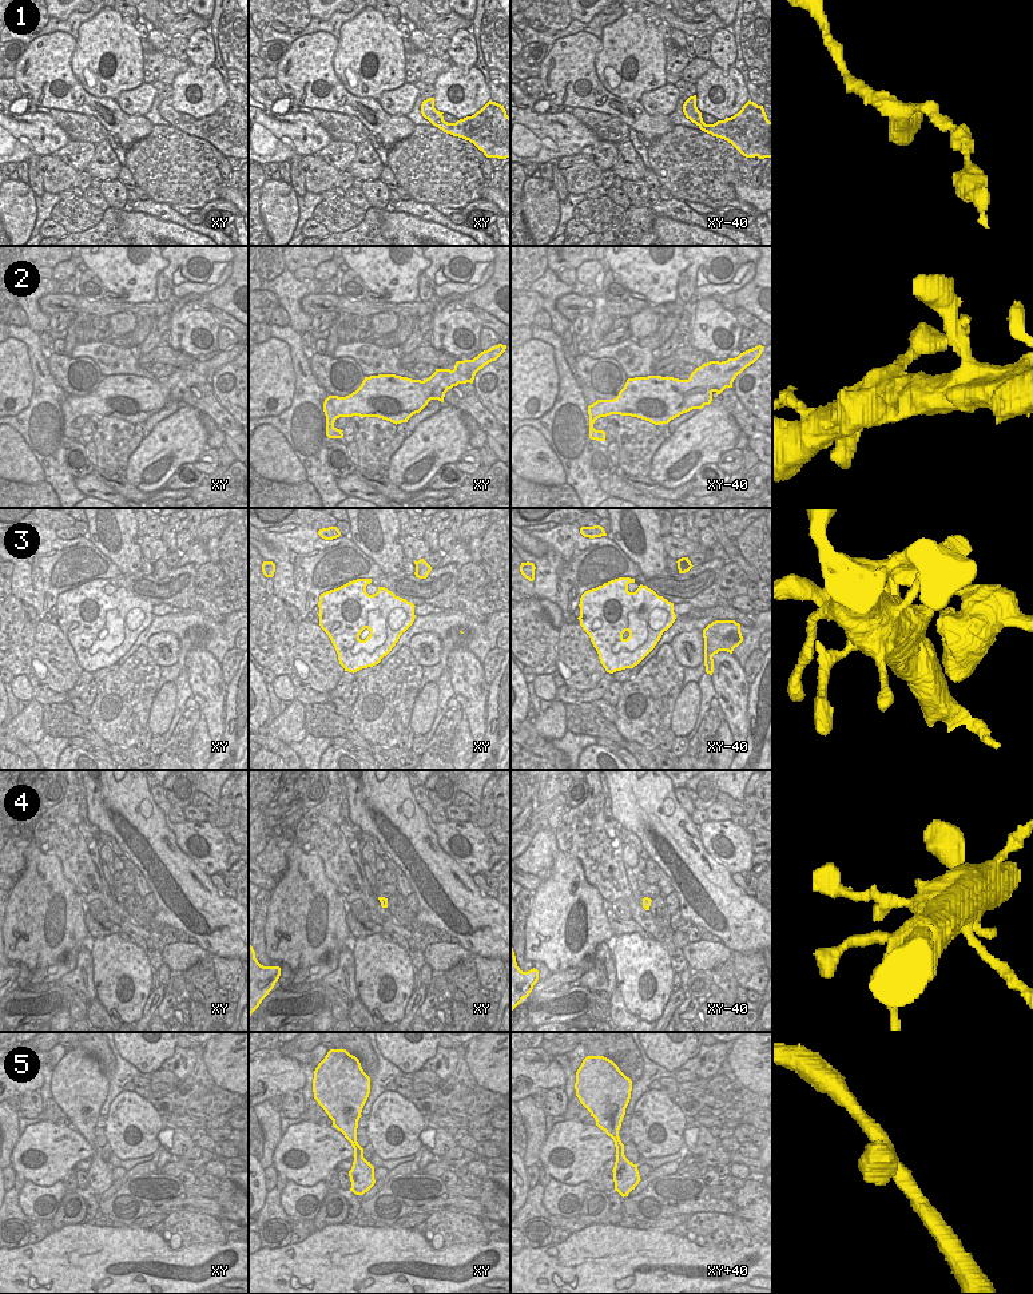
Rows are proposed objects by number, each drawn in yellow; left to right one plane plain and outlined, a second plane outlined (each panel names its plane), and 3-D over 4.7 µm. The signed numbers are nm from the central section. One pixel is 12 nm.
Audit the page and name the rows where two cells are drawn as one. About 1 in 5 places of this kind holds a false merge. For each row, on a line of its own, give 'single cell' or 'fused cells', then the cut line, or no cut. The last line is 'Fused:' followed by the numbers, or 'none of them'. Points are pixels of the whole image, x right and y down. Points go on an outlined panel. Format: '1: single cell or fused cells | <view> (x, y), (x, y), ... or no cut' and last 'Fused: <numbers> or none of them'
1: single cell | no cut
2: single cell | no cut
3: fused cells | xy (430, 568), (416, 570)
4: single cell | no cut
5: single cell | no cut
Fused: 3

